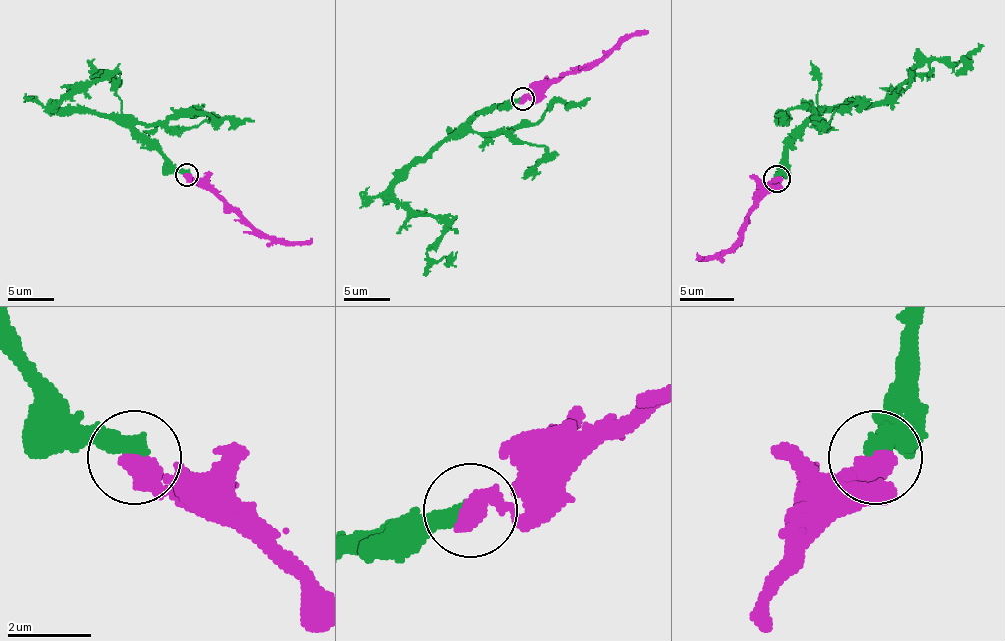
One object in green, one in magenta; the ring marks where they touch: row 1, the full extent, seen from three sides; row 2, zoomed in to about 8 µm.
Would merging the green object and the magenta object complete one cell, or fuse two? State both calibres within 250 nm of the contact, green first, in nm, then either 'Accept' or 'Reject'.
Thickness 440 nm (green) against 550 nm. Accept

